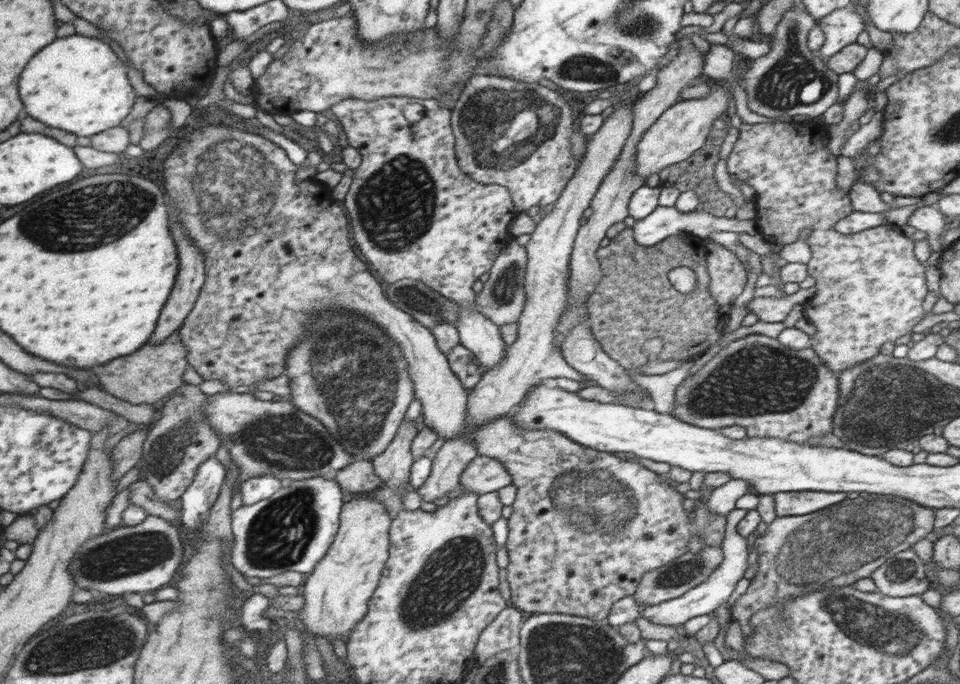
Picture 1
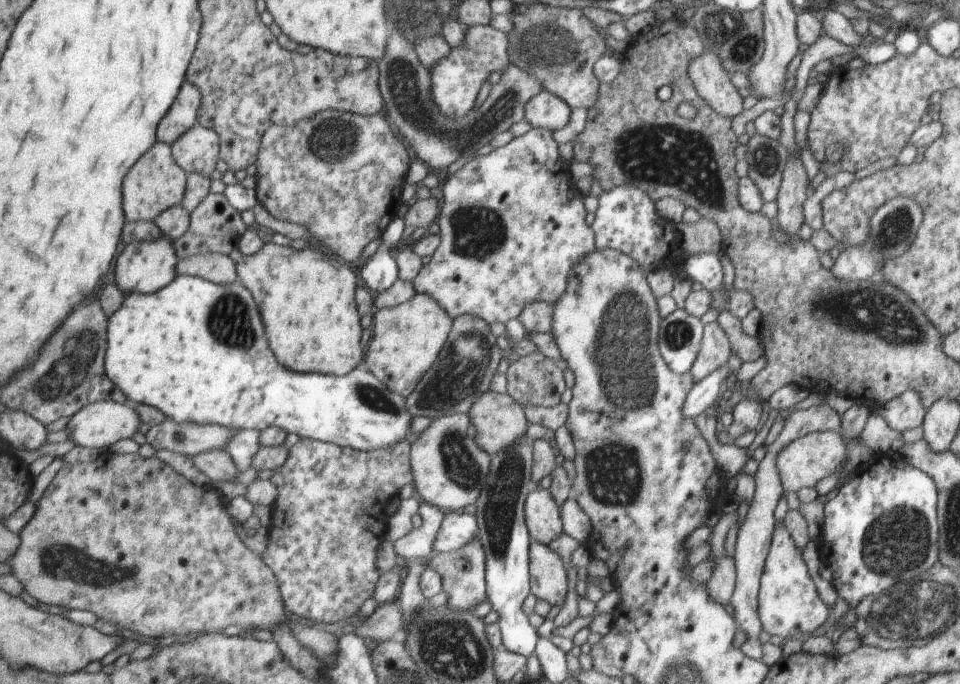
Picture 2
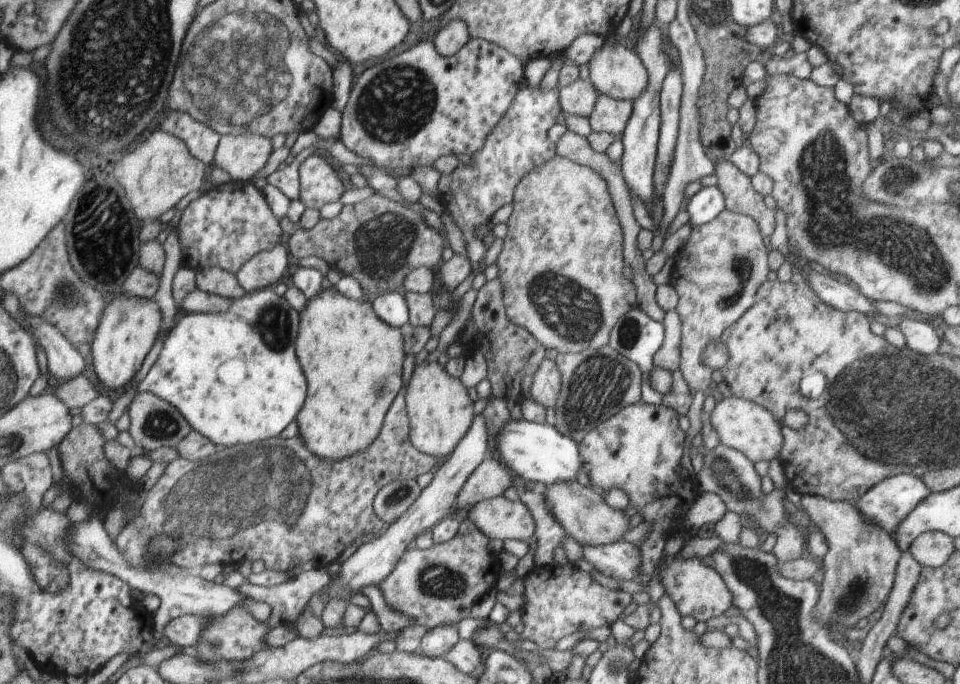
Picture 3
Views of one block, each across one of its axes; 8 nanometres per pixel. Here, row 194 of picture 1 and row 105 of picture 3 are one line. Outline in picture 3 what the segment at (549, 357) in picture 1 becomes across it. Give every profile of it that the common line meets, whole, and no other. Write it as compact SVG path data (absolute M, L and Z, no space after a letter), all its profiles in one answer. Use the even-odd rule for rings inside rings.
M577 79L571 84L558 87L559 103L566 115L577 115L587 118L593 110L598 92L587 80Z

